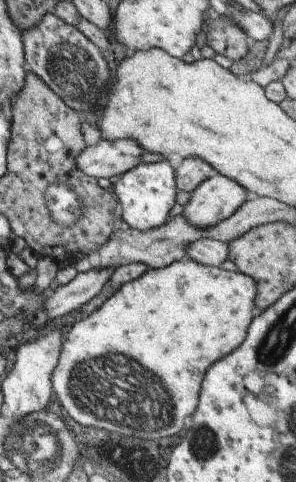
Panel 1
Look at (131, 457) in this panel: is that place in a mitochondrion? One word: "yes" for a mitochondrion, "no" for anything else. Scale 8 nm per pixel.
yes

